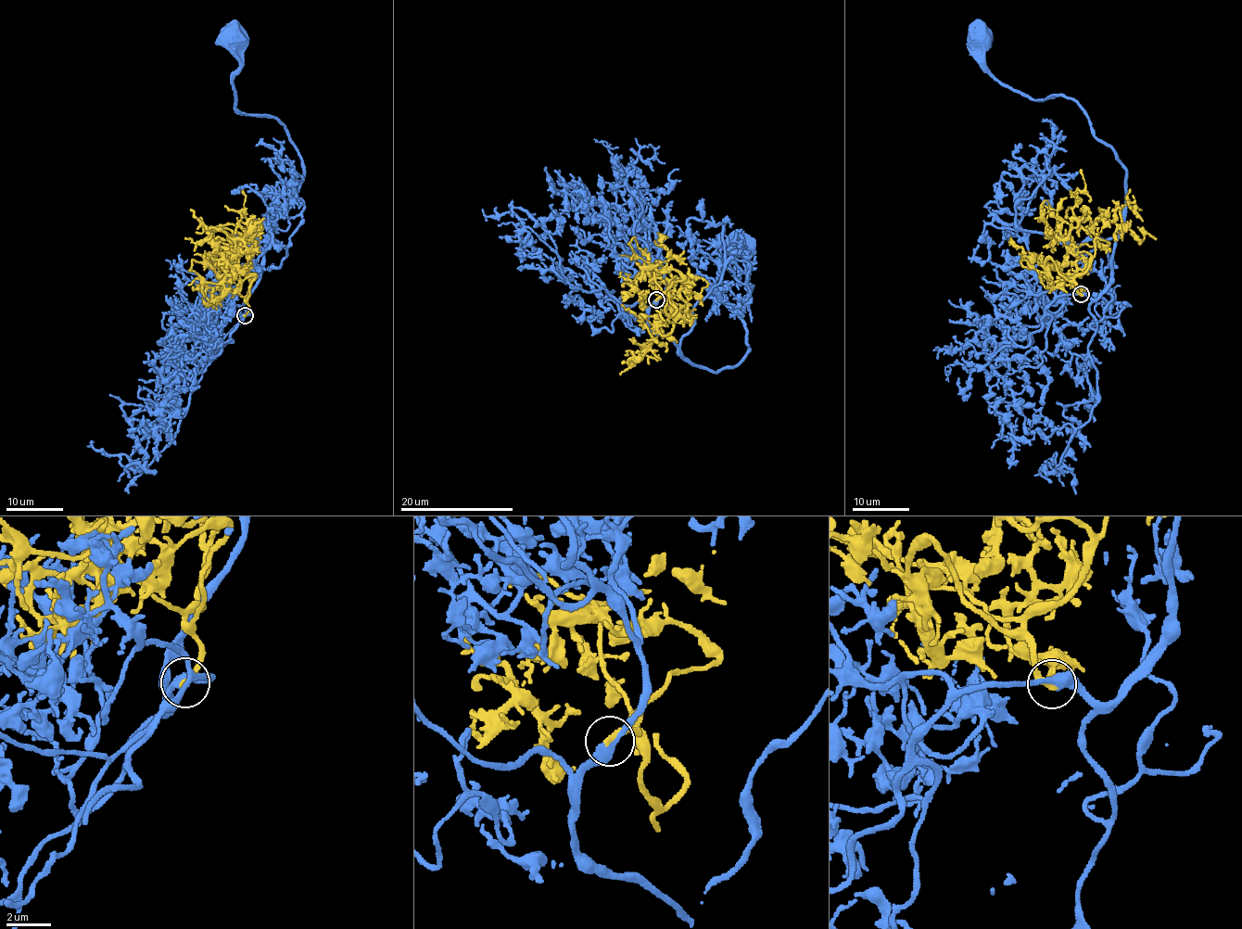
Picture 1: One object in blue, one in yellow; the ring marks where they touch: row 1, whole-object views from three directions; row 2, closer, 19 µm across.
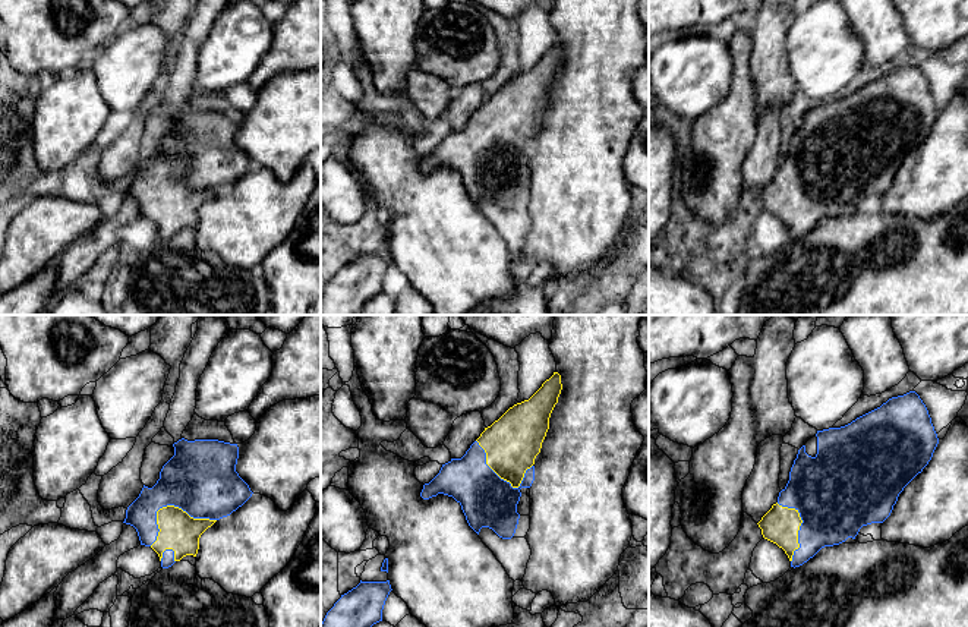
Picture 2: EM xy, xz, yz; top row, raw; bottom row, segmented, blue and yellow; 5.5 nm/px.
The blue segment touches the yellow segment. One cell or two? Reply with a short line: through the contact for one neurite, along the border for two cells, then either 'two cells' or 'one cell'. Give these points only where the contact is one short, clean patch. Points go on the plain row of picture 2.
one cell

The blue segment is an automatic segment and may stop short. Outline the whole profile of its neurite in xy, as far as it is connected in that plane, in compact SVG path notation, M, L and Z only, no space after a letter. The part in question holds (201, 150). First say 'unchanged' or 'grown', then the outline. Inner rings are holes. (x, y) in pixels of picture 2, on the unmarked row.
grown | M182 110L173 119L174 127L163 138L160 151L152 160L144 157L139 168L127 179L123 193L136 201L141 217L151 218L158 226L163 240L186 227L196 229L201 207L253 166L236 144L237 116Z

